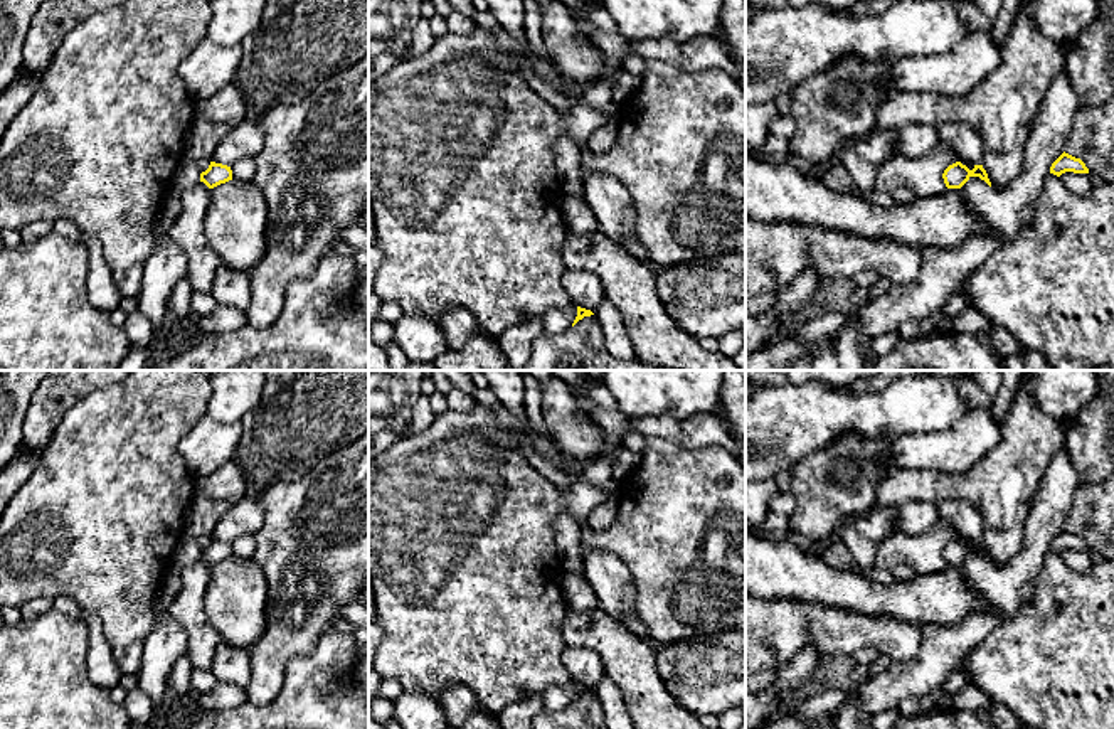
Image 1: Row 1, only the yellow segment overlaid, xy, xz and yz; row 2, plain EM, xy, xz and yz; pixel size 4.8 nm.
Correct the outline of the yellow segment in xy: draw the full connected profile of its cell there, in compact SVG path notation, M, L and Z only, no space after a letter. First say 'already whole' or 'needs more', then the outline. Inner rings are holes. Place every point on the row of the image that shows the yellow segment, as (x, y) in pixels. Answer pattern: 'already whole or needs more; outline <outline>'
already whole; outline M210 162L209 168L200 173L200 182L204 182L209 189L214 189L229 180L232 180L231 167L215 162Z

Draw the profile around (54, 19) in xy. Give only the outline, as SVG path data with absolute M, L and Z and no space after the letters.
M44 0L35 12L22 49L25 76L42 76L50 66L62 39L93 13L126 0Z

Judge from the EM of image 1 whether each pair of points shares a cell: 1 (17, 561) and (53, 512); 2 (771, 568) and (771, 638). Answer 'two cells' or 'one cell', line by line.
1: one cell
2: two cells

